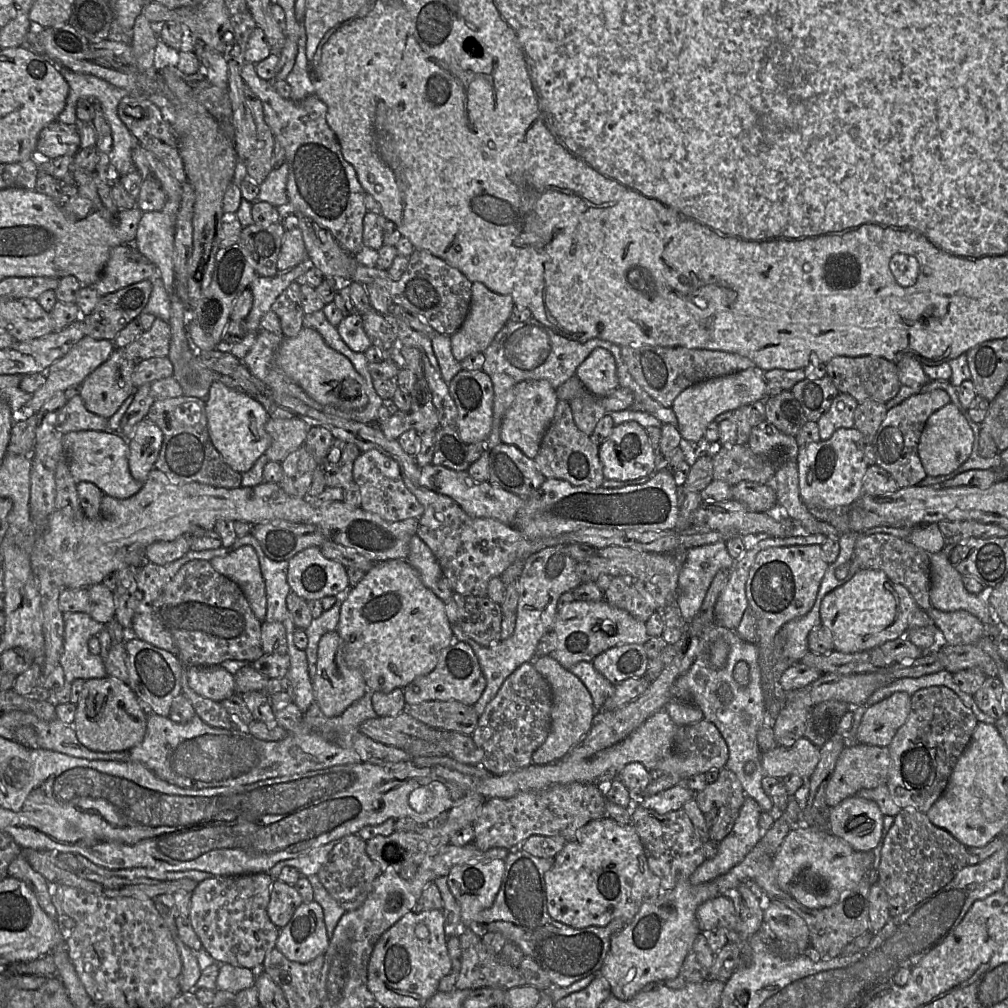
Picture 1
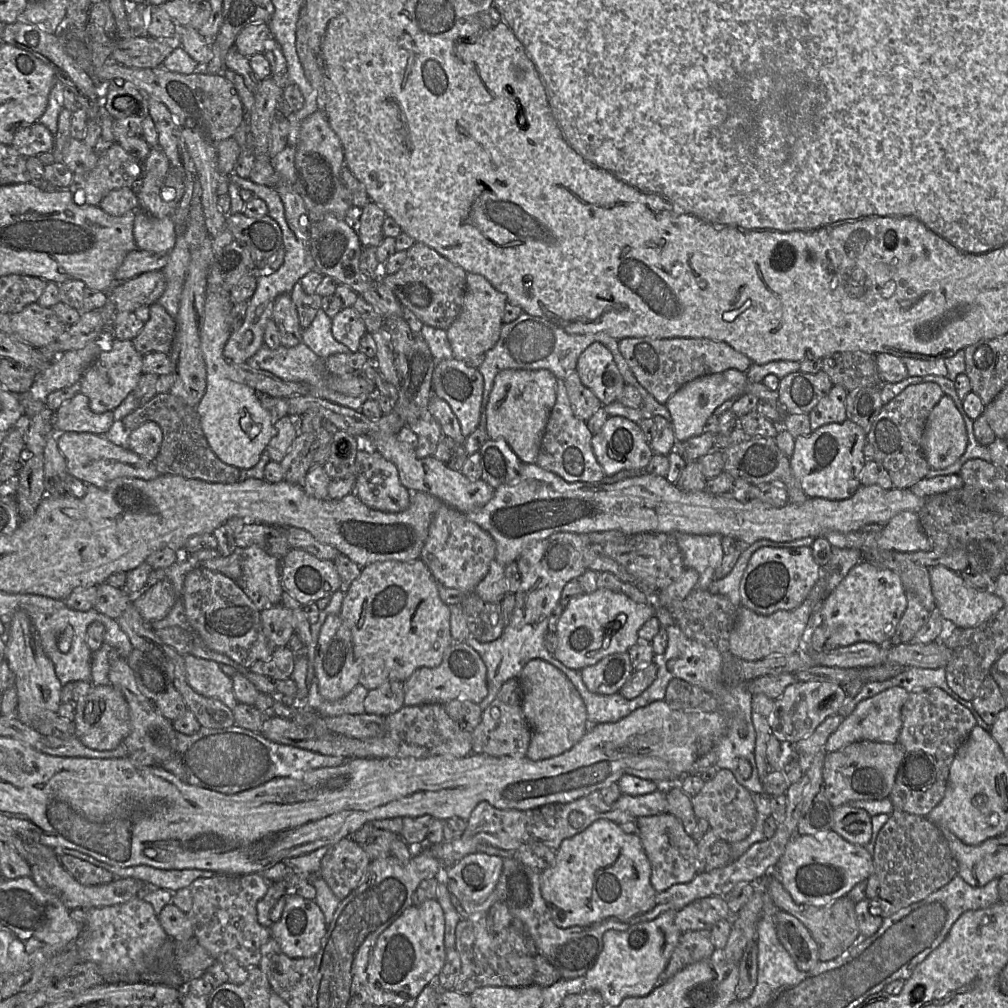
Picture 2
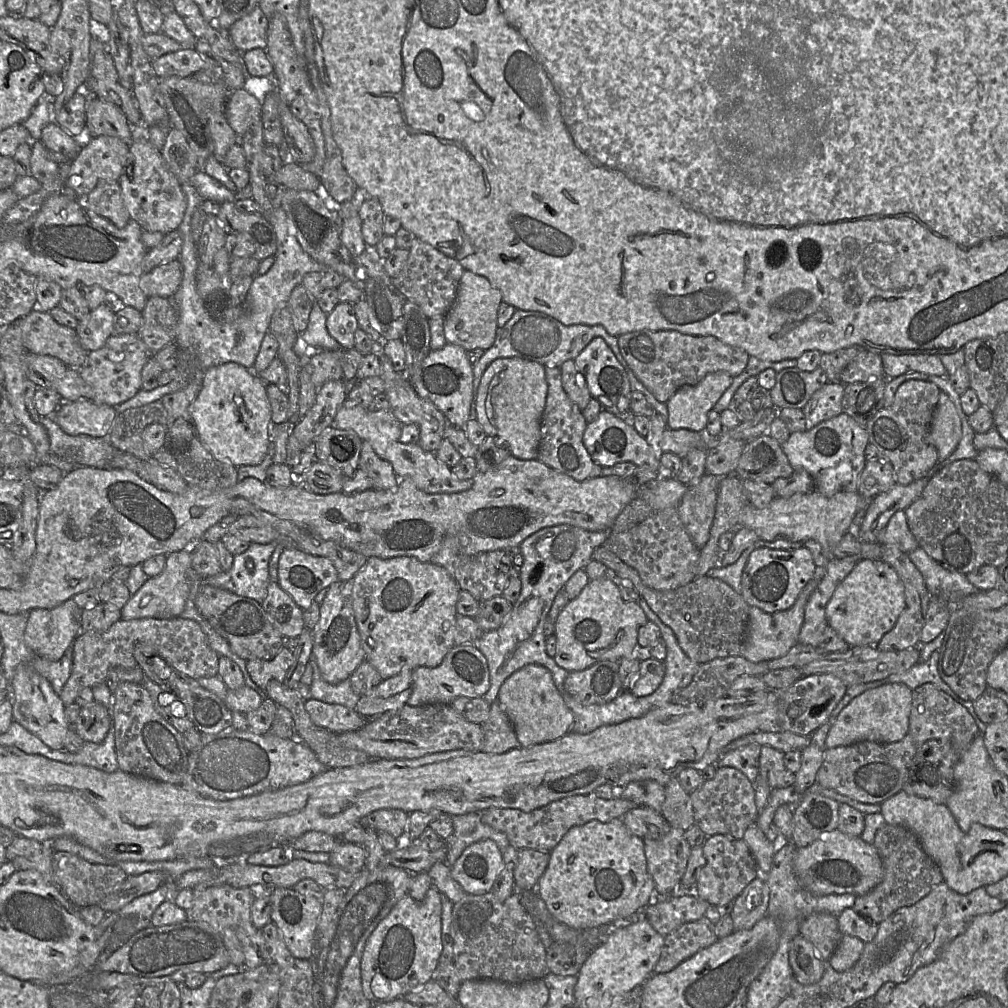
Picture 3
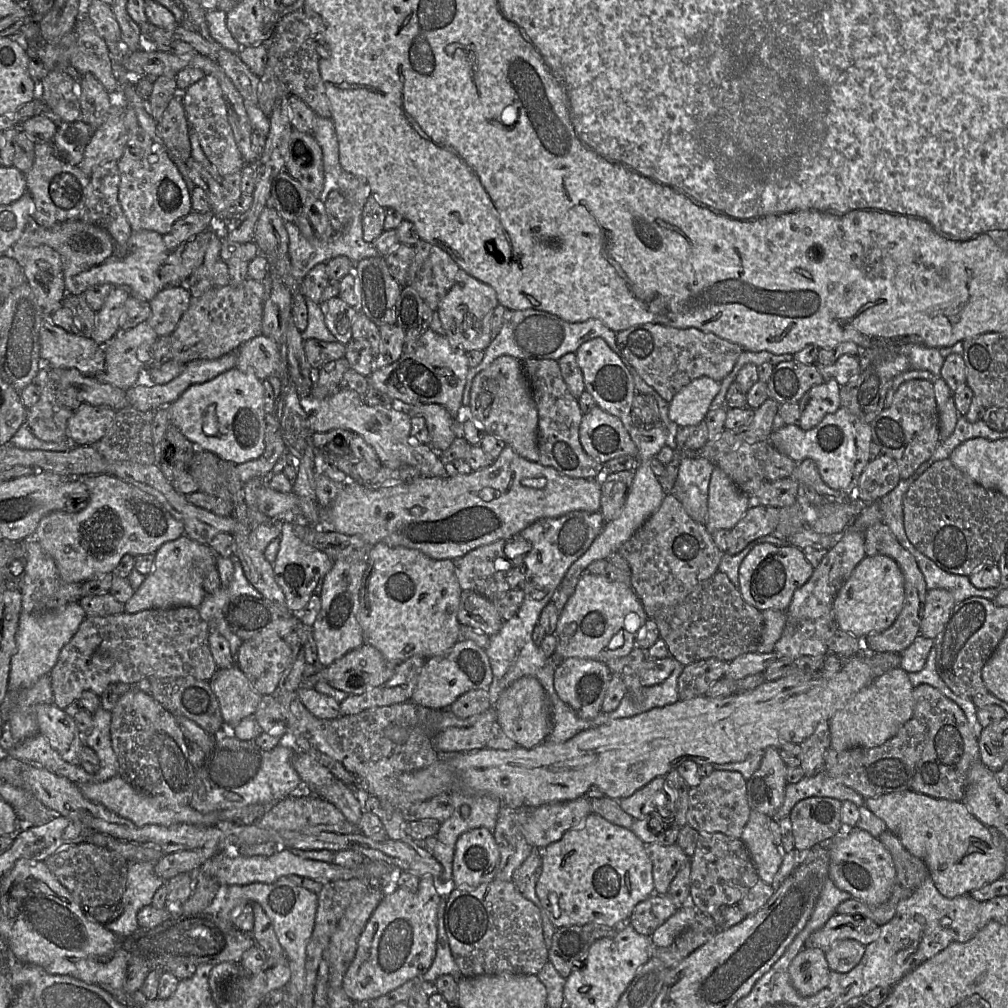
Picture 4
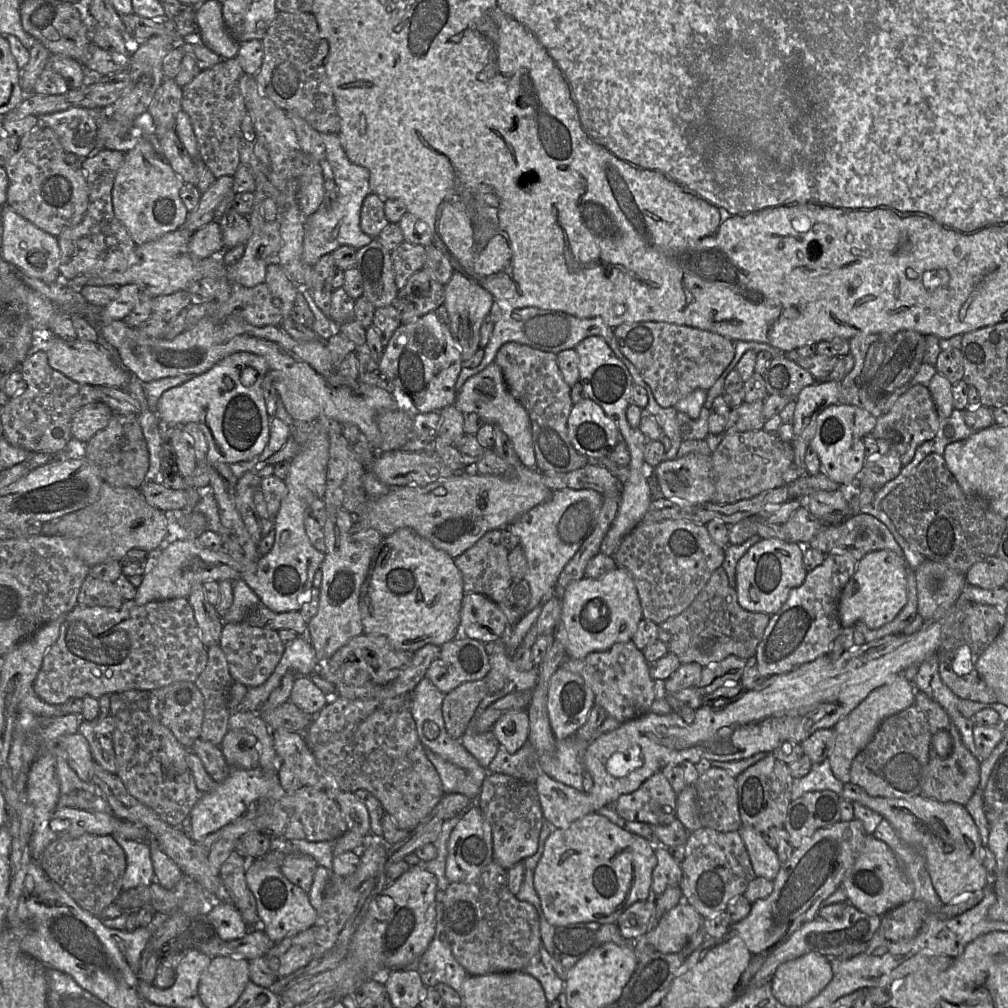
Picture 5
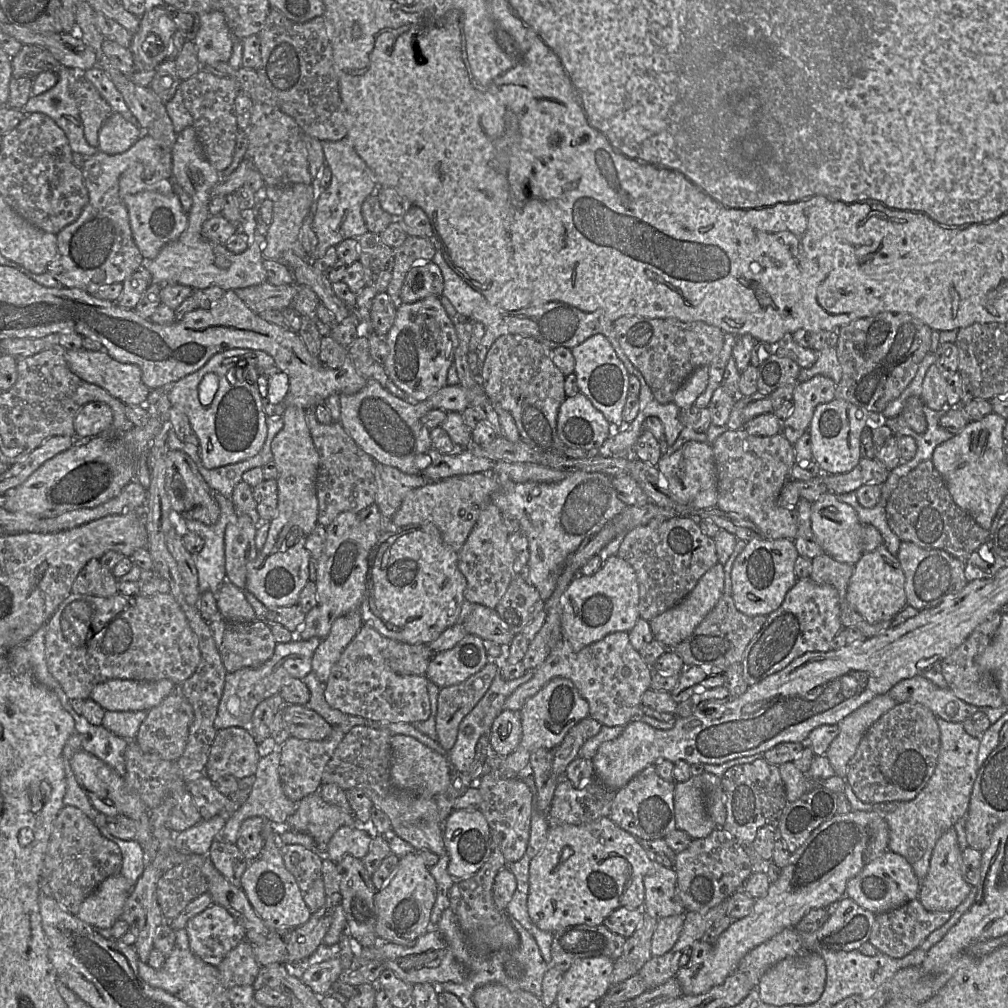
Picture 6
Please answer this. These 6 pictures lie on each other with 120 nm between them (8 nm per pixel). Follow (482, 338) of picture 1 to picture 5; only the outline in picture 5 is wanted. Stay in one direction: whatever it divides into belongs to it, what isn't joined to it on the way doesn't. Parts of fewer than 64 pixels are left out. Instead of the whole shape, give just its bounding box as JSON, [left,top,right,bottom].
[444,271,494,362]

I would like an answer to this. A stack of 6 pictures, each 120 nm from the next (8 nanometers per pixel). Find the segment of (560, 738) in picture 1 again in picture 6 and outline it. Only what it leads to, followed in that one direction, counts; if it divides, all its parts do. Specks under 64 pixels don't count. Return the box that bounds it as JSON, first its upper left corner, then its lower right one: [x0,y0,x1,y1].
[489,709,522,757]

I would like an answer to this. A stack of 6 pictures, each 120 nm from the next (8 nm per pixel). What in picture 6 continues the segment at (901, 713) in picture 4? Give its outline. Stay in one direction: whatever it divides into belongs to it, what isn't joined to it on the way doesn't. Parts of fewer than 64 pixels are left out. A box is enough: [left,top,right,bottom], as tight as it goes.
[825,693,897,778]

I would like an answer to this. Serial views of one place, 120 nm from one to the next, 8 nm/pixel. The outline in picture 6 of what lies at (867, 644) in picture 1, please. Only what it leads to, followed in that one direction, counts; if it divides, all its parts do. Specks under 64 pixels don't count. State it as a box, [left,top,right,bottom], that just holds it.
[846,545,907,624]

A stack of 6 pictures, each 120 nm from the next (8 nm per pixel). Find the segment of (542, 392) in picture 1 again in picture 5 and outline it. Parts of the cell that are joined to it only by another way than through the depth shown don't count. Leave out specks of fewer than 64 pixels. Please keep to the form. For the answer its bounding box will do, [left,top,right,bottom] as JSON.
[454,362,536,468]

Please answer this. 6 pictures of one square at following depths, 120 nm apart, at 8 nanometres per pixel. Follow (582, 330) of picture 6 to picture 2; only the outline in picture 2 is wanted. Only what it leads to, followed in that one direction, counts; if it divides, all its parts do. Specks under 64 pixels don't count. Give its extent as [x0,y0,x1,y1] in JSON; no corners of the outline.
[477,312,620,411]

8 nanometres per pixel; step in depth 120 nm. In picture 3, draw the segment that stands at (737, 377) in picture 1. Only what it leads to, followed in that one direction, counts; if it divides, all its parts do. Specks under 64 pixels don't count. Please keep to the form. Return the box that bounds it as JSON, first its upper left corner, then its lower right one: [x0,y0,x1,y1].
[666,372,733,431]

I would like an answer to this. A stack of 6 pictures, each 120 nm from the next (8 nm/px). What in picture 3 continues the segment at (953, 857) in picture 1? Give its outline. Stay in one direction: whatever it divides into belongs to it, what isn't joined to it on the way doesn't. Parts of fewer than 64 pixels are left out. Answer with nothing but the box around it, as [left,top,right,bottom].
[852,824,943,924]

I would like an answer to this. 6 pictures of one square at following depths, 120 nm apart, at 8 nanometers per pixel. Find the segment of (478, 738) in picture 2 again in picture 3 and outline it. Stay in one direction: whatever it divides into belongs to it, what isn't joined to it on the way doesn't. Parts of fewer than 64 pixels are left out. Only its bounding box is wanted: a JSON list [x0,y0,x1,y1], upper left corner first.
[481,698,521,754]

